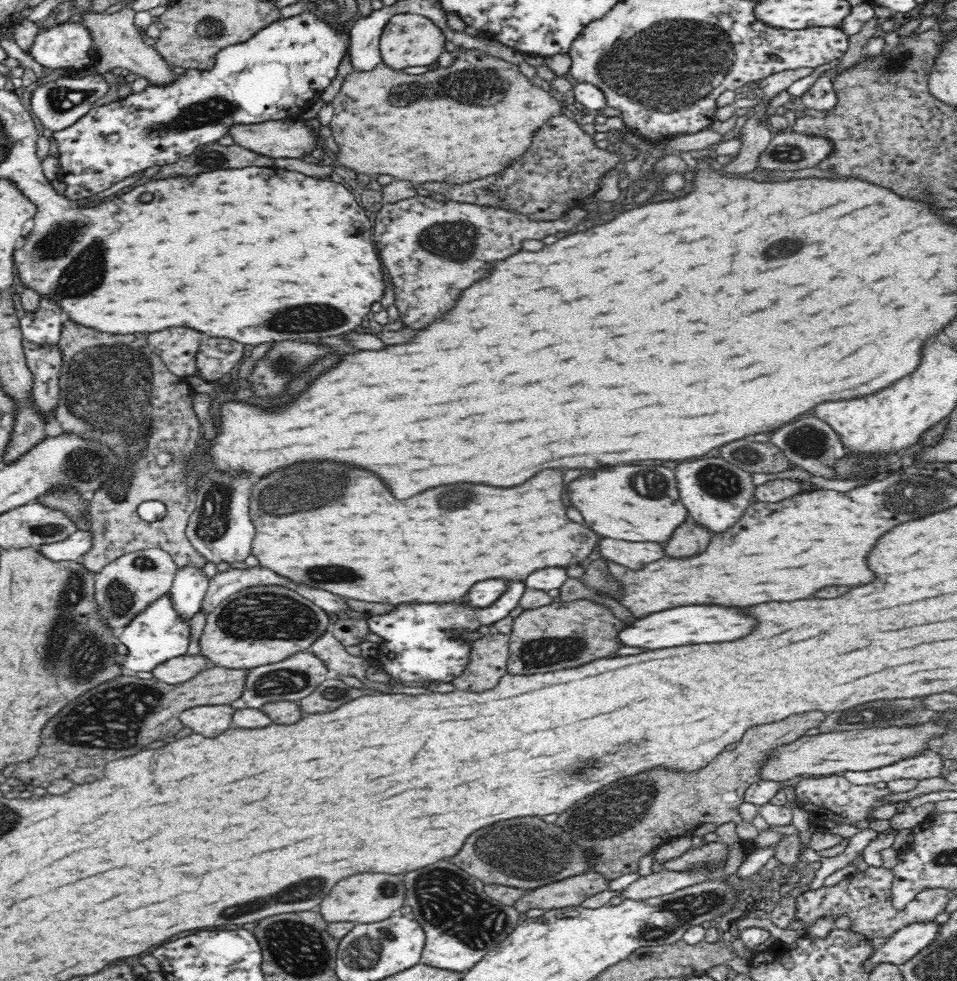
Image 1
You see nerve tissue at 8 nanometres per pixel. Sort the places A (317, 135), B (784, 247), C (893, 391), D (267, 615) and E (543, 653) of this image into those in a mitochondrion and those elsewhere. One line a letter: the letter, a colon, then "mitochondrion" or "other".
A: other
B: mitochondrion
C: other
D: mitochondrion
E: mitochondrion

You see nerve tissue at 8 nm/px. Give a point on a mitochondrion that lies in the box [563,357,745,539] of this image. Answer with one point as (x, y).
(654, 480)

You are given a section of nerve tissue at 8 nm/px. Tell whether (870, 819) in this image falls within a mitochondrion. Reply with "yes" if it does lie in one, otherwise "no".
no

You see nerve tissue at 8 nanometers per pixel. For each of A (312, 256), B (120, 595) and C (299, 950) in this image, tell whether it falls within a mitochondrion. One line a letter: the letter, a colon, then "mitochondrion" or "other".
A: other
B: mitochondrion
C: mitochondrion

